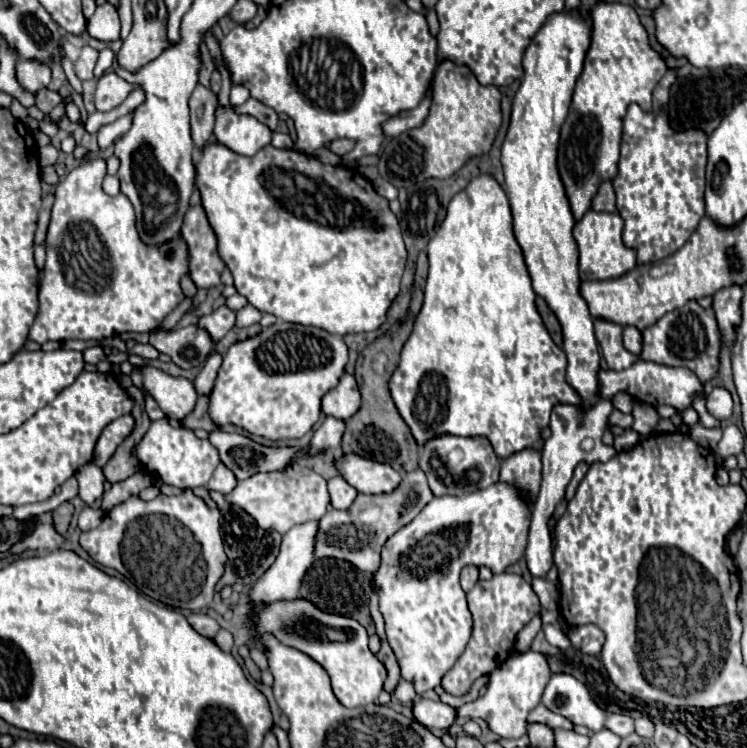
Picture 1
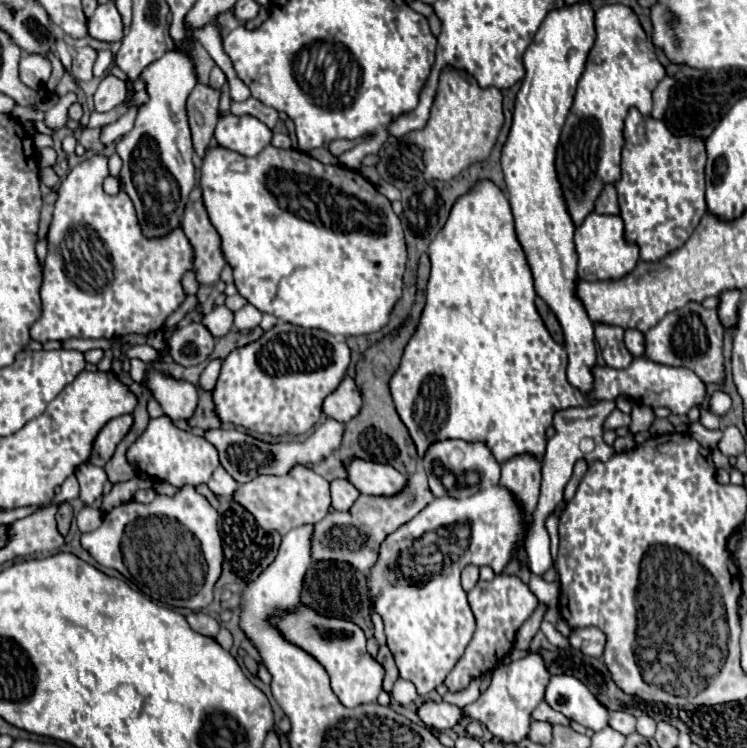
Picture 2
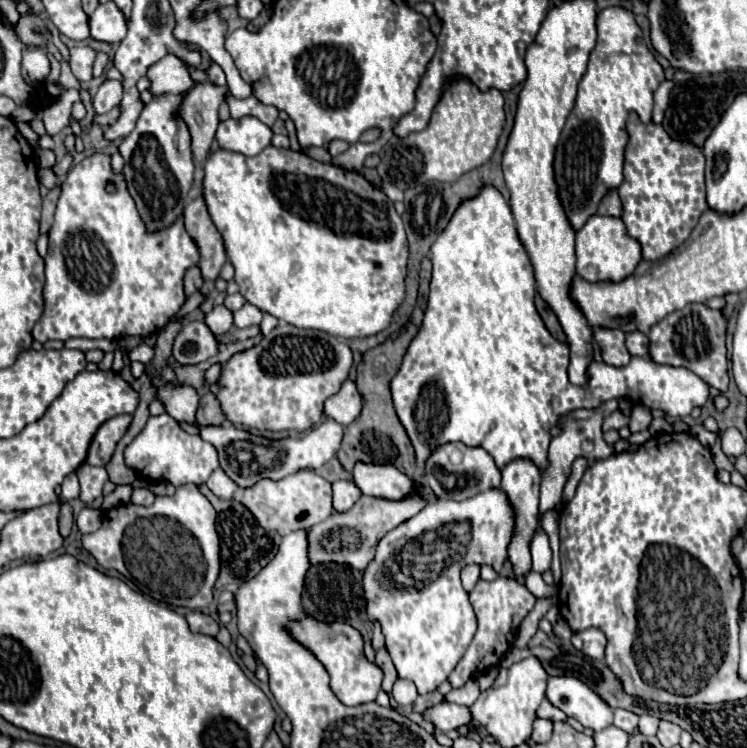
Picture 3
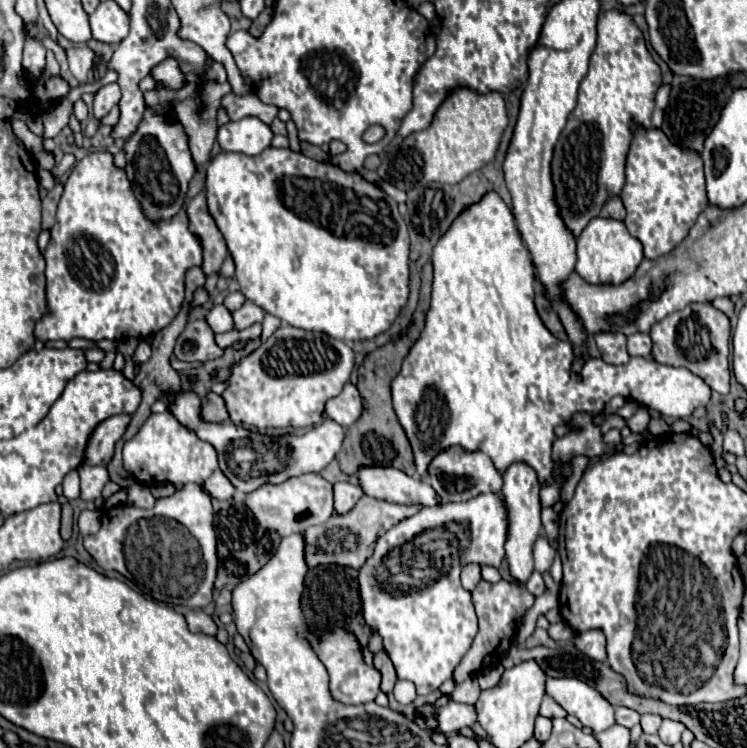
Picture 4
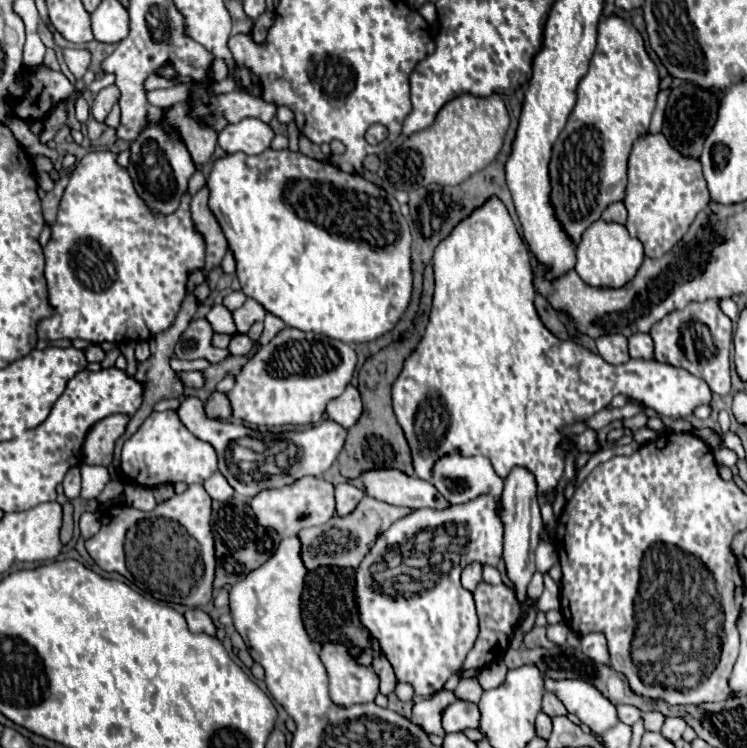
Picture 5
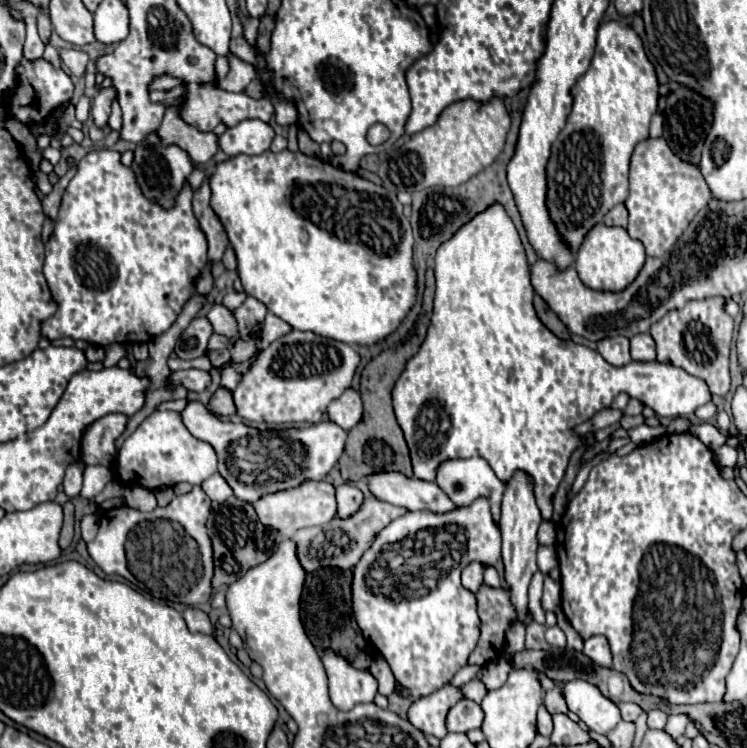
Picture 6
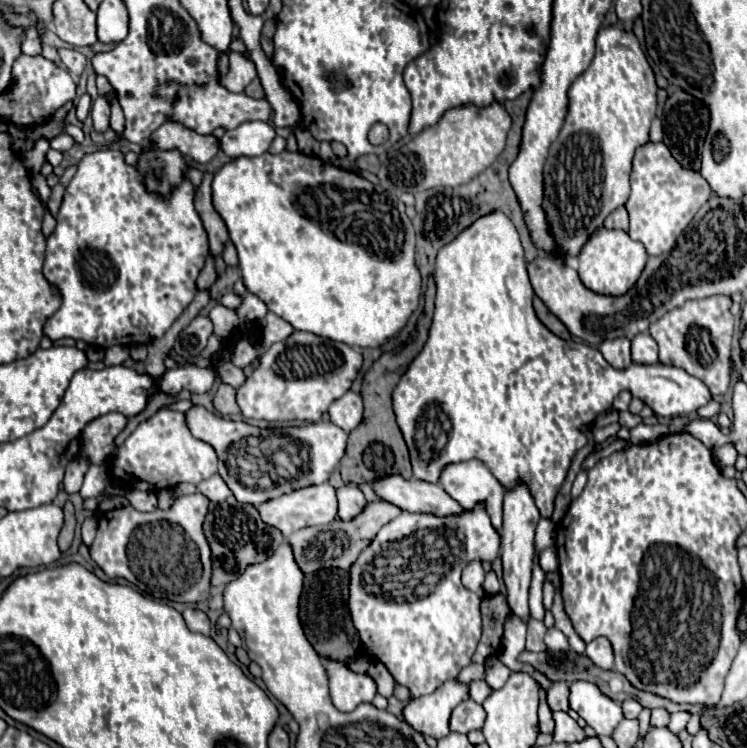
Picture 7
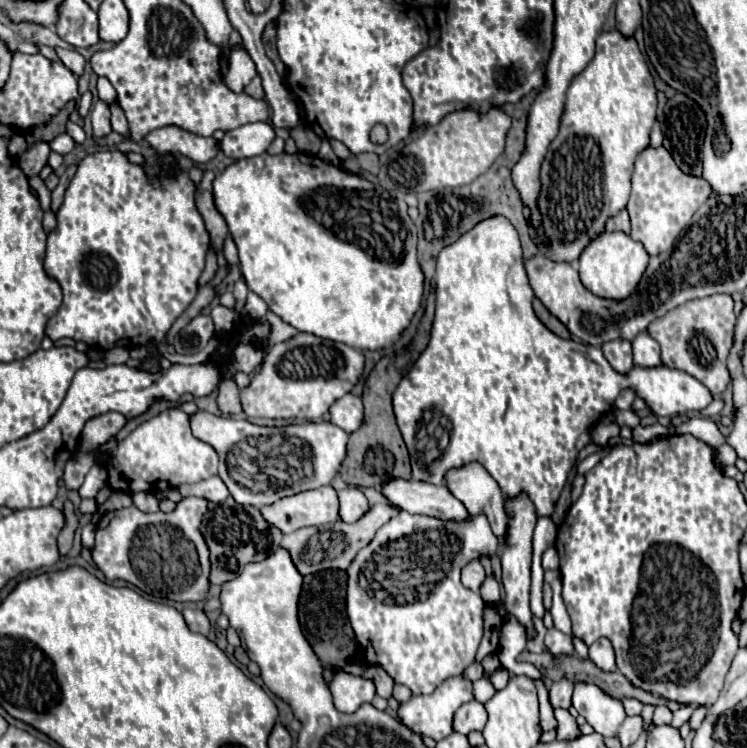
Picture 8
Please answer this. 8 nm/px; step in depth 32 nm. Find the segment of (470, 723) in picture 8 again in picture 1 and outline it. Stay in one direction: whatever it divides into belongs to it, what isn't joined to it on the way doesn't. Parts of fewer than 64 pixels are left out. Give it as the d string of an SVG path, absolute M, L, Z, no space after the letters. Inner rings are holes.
M426 698L414 700L412 714L414 714L414 720L424 724L426 728L442 728L442 730L446 730L456 718L454 708L450 708L448 704L442 704L442 702L426 700Z

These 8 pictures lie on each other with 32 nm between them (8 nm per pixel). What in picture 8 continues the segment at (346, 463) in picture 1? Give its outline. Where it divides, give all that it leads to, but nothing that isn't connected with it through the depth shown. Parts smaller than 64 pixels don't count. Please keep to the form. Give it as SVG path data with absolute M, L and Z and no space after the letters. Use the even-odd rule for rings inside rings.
M396 478L382 484L380 490L394 506L412 514L428 514L442 520L464 520L468 516L462 502L456 500L446 486Z

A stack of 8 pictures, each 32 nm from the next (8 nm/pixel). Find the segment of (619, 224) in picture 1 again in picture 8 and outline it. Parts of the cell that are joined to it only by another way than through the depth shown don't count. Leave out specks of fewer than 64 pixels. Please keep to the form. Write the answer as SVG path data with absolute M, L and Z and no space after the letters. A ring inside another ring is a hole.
M604 230L600 232L600 236L596 236L596 240L592 240L592 244L584 248L584 252L578 258L578 264L580 280L592 294L622 300L638 286L648 264L648 252L640 242L632 240L628 234Z

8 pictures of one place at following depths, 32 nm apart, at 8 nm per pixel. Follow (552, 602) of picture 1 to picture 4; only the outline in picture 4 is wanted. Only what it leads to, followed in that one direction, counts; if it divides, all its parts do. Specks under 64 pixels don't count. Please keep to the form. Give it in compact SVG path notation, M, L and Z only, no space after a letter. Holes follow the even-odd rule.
M534 572L534 574L528 578L526 590L528 590L532 596L542 596L542 594L546 592L546 584L544 584L540 572Z

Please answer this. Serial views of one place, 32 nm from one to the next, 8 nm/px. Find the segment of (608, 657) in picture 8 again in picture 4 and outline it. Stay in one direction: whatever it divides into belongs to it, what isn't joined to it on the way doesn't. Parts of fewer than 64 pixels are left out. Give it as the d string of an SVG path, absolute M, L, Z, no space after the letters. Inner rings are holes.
M588 630L576 634L574 646L592 660L606 660L606 636L600 630Z

